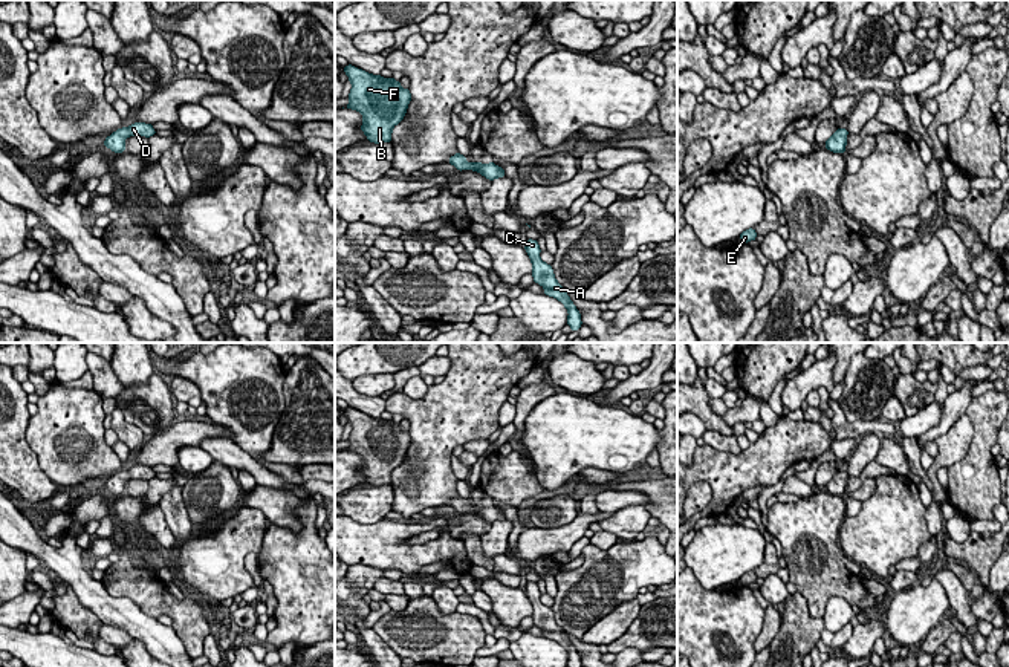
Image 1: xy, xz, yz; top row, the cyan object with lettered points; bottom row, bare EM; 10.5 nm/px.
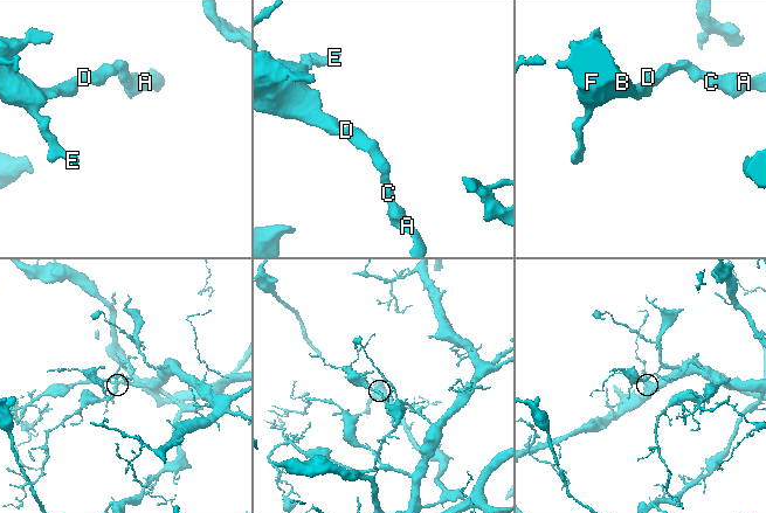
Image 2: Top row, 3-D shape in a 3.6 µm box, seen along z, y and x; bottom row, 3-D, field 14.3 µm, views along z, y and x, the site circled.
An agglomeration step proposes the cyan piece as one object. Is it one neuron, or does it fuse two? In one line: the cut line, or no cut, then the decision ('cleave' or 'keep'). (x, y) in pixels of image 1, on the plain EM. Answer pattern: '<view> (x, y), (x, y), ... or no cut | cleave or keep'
no cut | keep

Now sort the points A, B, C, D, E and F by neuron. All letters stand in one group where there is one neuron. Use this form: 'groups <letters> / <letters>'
groups A B C D E F

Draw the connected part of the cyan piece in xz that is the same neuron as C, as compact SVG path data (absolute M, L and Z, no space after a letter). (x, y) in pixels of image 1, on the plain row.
M527 581L524 592L532 604L534 624L544 630L546 638L560 643L566 649L569 655L567 667L582 667L579 653L564 633L563 627L556 624L552 609L540 601L541 592L538 583Z

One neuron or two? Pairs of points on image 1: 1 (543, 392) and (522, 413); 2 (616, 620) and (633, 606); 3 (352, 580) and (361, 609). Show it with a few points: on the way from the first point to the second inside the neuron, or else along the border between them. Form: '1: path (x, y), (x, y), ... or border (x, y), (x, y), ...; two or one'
1: path (537, 393), (523, 407); one
2: path (621, 618), (629, 611); one
3: path (352, 588), (356, 601); one

